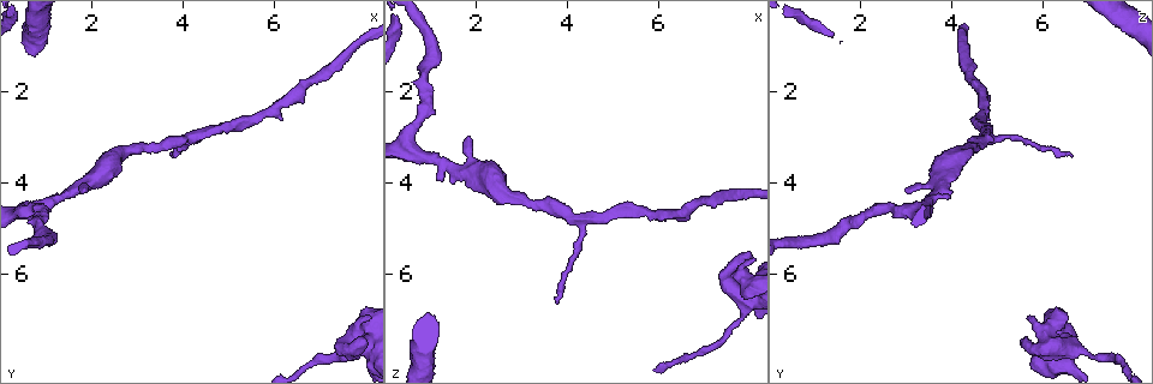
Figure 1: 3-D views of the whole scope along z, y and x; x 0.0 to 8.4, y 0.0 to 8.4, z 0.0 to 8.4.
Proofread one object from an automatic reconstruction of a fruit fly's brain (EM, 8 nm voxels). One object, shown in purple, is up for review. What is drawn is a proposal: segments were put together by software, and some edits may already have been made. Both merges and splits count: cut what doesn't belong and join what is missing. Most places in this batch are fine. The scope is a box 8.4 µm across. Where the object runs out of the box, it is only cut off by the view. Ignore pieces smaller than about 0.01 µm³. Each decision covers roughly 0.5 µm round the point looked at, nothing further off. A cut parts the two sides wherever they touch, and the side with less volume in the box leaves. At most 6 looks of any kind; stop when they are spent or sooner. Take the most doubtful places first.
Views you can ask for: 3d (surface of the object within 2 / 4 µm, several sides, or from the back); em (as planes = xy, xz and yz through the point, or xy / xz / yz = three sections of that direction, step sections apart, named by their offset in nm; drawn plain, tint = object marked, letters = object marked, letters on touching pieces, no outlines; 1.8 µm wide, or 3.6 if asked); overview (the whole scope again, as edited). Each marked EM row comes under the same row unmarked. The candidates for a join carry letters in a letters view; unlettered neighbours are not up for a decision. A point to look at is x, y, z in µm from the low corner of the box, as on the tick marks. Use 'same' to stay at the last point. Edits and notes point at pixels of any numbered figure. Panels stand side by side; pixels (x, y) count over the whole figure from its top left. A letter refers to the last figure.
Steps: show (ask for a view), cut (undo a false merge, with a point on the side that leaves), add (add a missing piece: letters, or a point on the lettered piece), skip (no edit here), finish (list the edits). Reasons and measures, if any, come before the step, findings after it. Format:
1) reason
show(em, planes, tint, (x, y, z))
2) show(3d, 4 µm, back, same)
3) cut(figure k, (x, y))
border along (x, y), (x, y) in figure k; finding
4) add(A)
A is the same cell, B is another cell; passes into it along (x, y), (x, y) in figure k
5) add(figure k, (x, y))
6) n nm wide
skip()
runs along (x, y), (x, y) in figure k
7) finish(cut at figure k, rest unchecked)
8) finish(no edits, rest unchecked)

branch stops here
show(em, planes, tint, (7.35, 7.65, 6.20))

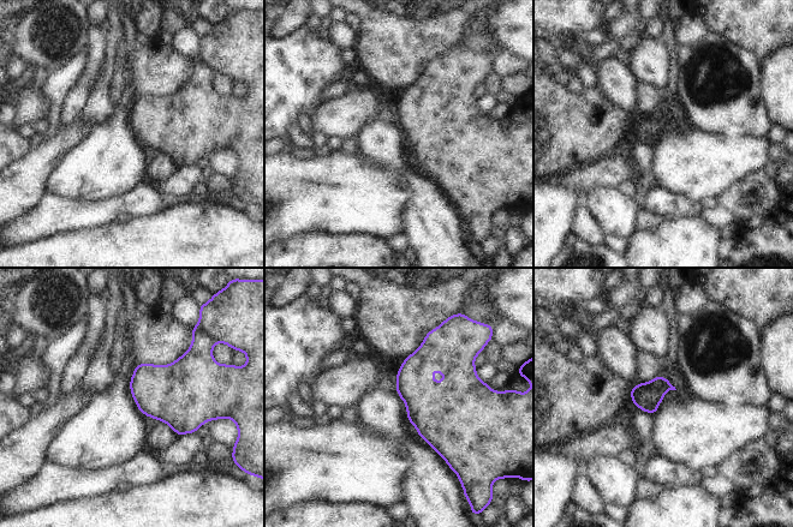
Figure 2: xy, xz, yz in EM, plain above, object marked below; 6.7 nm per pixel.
what lies round it
show(em, planes, letters, same)

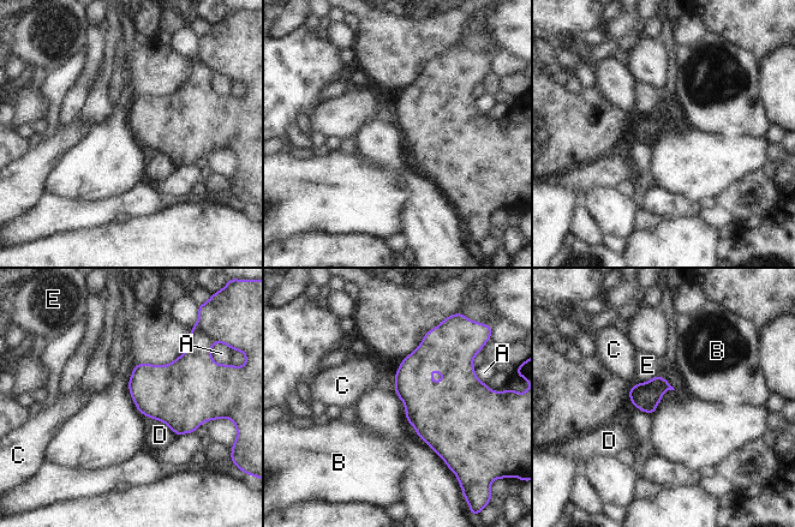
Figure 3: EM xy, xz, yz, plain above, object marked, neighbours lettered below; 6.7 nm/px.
skip()
A, B, C, D and E are other cells; border along (638, 382), (632, 387) in figure 3; no lettered piece goes on from it

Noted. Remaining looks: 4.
branch stops here
show(em, planes, letters, (1.85, 4.20, 2.95))

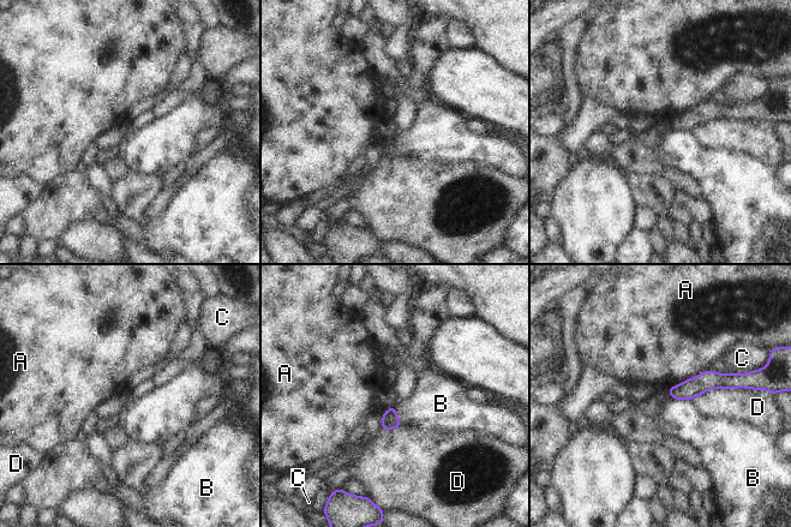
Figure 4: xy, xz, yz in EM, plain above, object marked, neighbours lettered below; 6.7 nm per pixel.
skip()
A, B, C and D are other cells; border along (393, 406), (402, 426) in figure 4; no lettered piece goes on from it

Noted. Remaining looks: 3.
show(em, planes, letters, (4.30, 3.05, 4.80))

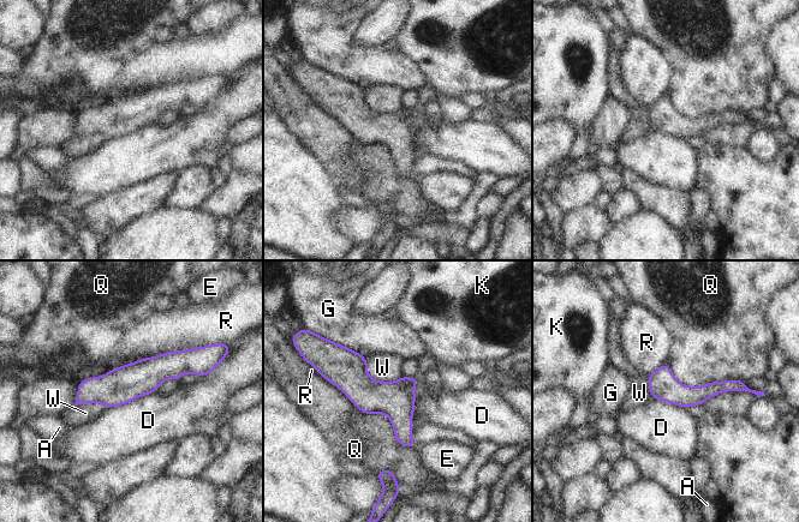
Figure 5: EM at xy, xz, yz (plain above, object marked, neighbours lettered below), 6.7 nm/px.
190 nm wide; Q touches over 550 nm
skip()
A, D, E, G, K, Q, R and W are other cells; one neuron here

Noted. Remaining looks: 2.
finish(no edits, rest unchecked)

